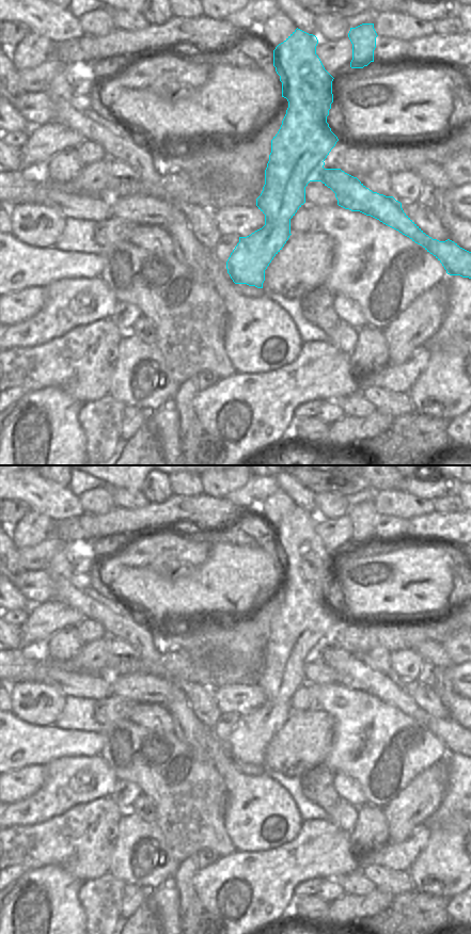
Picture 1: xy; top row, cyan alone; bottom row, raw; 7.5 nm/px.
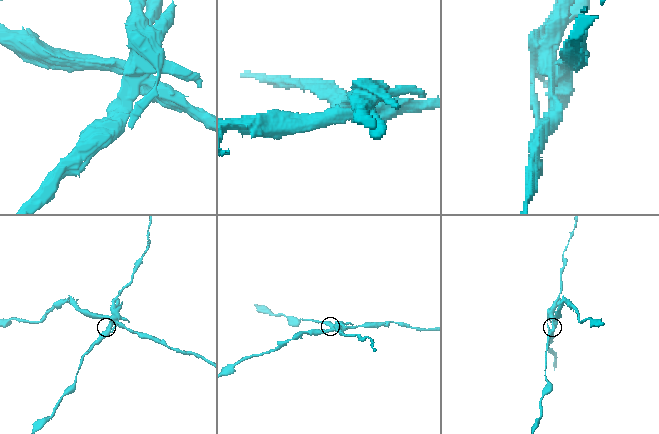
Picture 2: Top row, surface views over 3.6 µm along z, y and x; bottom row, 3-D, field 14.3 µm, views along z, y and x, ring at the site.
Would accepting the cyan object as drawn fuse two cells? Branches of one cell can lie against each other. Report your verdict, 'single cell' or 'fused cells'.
fused cells

